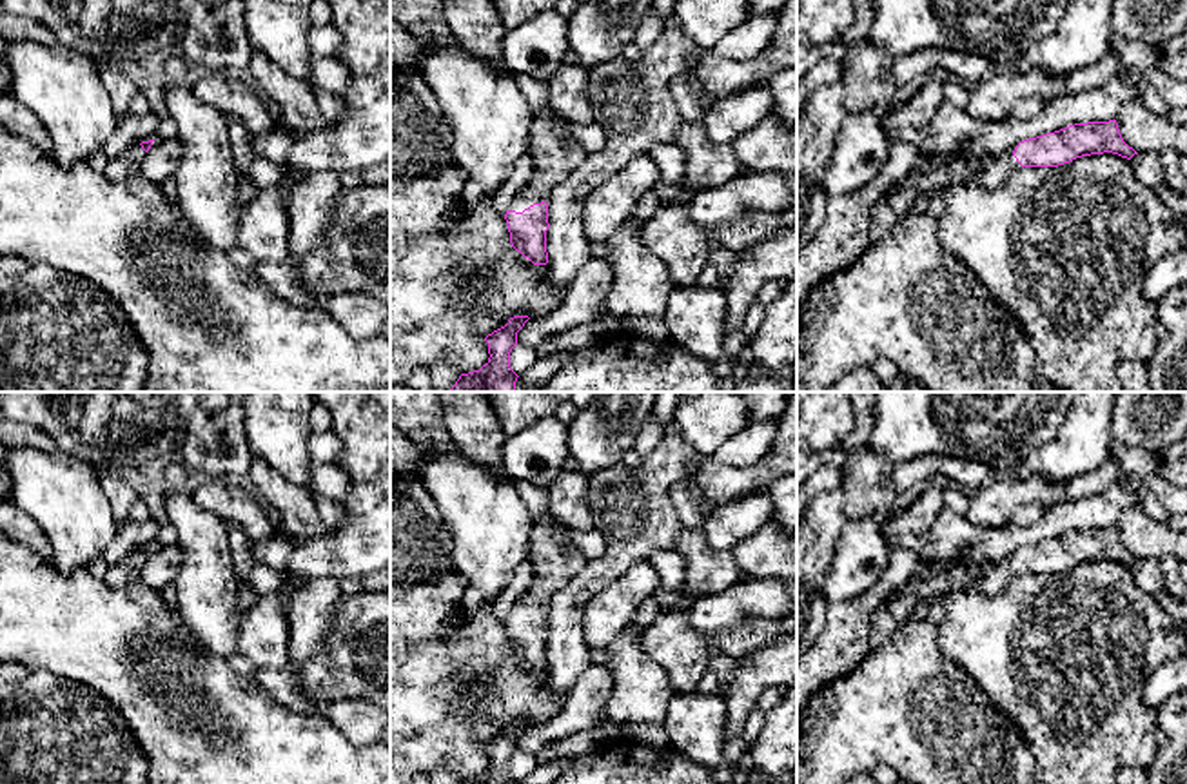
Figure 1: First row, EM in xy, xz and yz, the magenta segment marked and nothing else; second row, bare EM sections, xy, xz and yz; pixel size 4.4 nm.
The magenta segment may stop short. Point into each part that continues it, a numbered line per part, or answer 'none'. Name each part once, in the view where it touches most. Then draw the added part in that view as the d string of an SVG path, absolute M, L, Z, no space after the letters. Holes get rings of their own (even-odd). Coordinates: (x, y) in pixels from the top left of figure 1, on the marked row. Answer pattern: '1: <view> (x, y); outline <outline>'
1: xz (554, 151); outline M554 113L548 118L534 118L528 147L534 172L508 211L523 212L534 203L548 201L552 189L586 156L586 151L572 138L570 127Z

